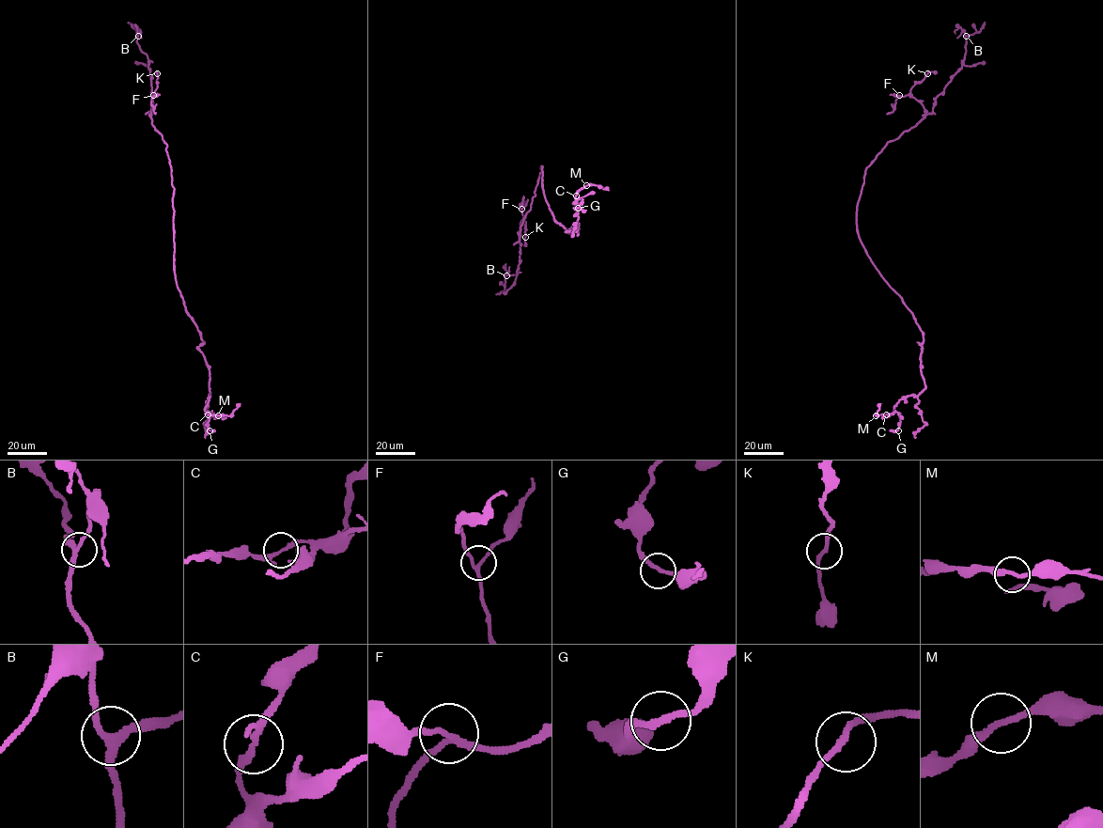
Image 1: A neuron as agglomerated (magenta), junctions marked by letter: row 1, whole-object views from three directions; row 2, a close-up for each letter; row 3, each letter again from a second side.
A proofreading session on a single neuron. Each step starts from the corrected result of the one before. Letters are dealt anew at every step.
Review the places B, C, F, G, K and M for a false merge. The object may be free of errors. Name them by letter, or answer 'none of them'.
none of them

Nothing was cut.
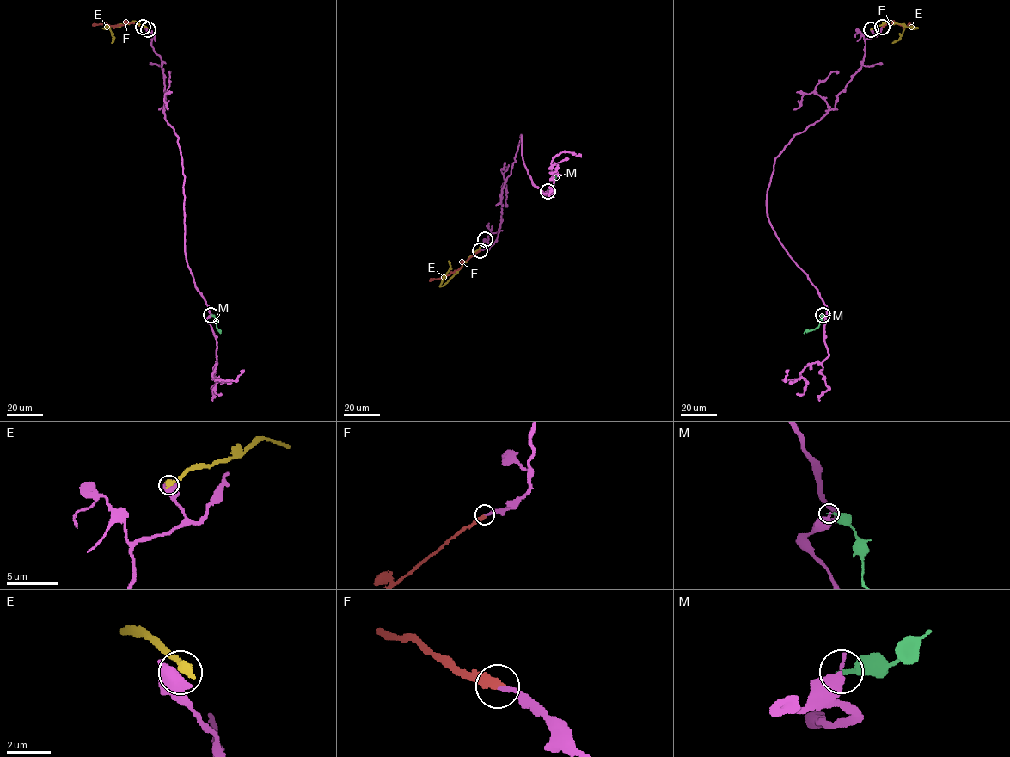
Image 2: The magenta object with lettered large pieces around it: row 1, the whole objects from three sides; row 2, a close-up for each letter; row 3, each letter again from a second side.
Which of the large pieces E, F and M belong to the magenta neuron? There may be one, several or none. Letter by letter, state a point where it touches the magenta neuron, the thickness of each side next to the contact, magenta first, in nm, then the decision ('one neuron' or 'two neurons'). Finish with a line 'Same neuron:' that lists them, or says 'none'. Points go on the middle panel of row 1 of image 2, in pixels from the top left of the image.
E: meets magenta at (485, 239); 800 nm thick on the magenta side, 440 nm on the other; two neurons
F: meets magenta at (480, 250); 200 nm thick on the magenta side, 360 nm on the other; one neuron
M: meets magenta at (547, 191); 420 nm thick on the magenta side, 240 nm on the other; two neurons
Same neuron: F

